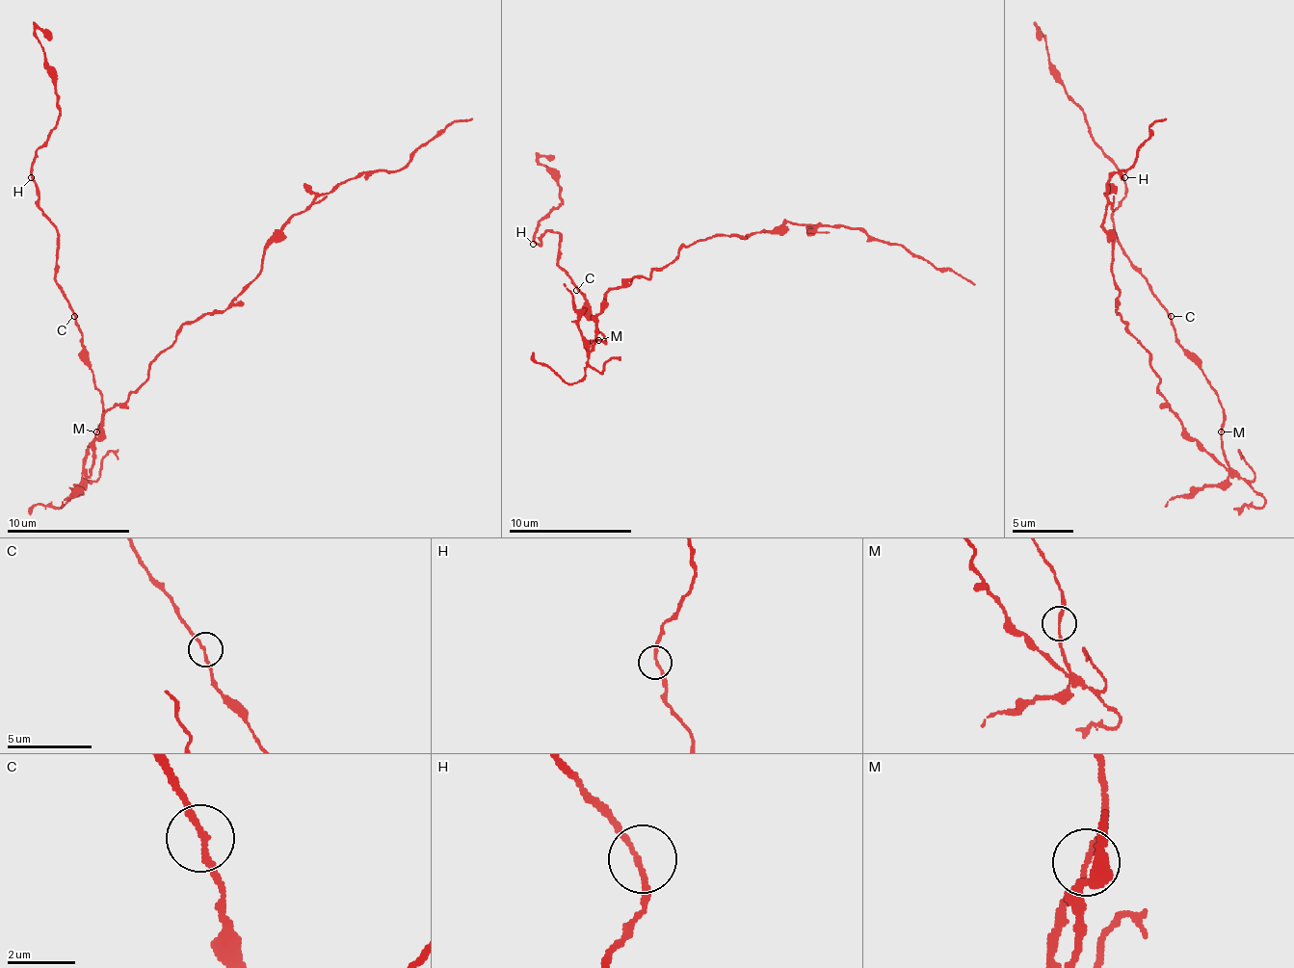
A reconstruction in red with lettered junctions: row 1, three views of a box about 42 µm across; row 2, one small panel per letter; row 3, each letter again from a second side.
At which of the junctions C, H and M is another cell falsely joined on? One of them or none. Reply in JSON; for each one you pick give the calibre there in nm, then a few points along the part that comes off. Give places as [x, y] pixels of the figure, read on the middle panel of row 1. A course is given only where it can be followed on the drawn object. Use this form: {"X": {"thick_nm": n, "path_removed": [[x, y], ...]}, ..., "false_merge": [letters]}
{"M": {"thick_nm": 130, "path_removed": [[597, 339], [589, 348], [610, 290], [646, 277], [690, 244], [785, 222], [862, 228], [976, 283]]}, "false_merge": ["M"]}

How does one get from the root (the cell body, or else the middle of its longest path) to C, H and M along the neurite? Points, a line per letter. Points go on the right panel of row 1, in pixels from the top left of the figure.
C: (1214, 457), (1229, 469), (1220, 439), (1224, 408), (1199, 362), (1180, 344), (1171, 316)
H: (1214, 457), (1229, 469), (1220, 399), (1113, 226), (1124, 177)
M: (1214, 457), (1229, 469), (1220, 432)

